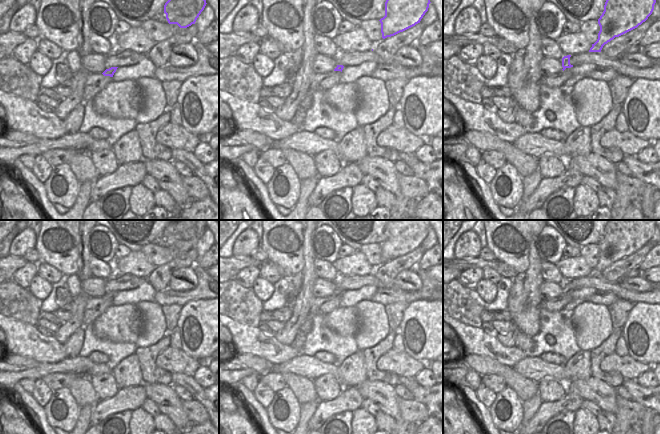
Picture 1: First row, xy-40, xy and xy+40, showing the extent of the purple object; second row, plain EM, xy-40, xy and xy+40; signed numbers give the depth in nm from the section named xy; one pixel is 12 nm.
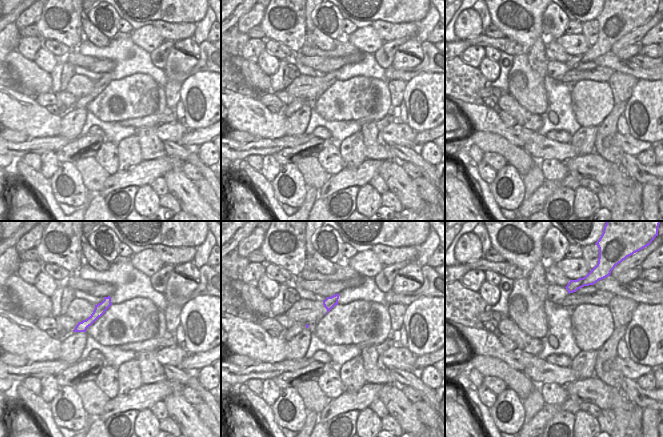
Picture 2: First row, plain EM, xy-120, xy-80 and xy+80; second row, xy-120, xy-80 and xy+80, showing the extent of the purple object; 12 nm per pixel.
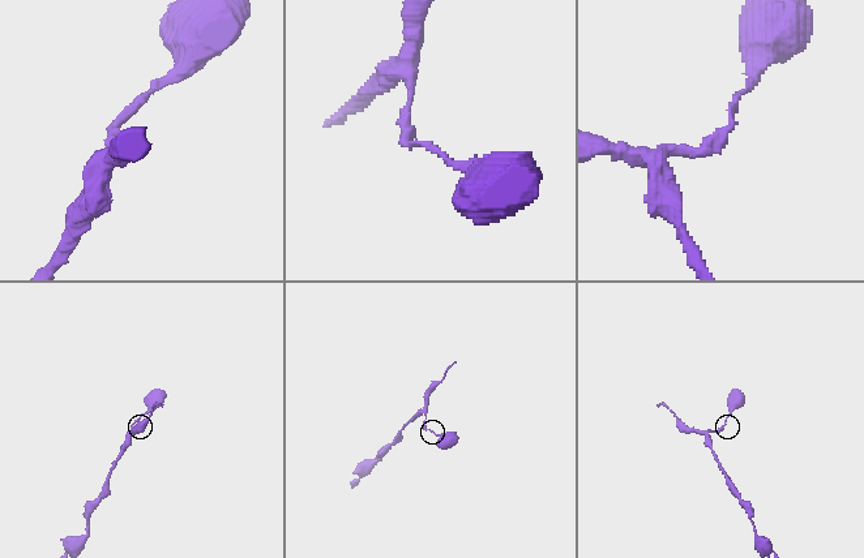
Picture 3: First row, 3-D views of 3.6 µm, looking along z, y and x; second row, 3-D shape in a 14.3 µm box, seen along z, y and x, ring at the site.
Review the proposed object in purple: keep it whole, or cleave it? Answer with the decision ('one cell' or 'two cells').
one cell

